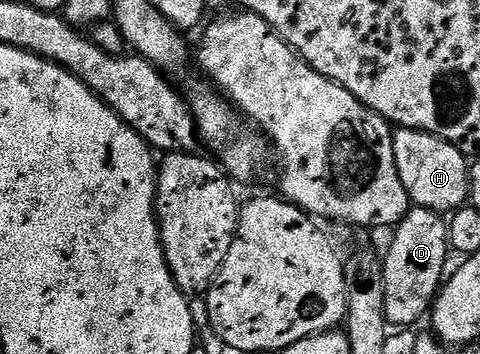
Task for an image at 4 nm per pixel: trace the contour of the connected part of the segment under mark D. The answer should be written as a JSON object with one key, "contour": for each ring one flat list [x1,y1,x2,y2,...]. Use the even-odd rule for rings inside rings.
{"contour":[[411,206,410,211,393,228,394,236,390,239,390,248,384,251,382,272,384,273,384,311,386,322,394,329,410,329,422,318,431,314,434,300,444,282,446,271,446,254,451,254,450,228,447,220,439,212,423,207]]}

